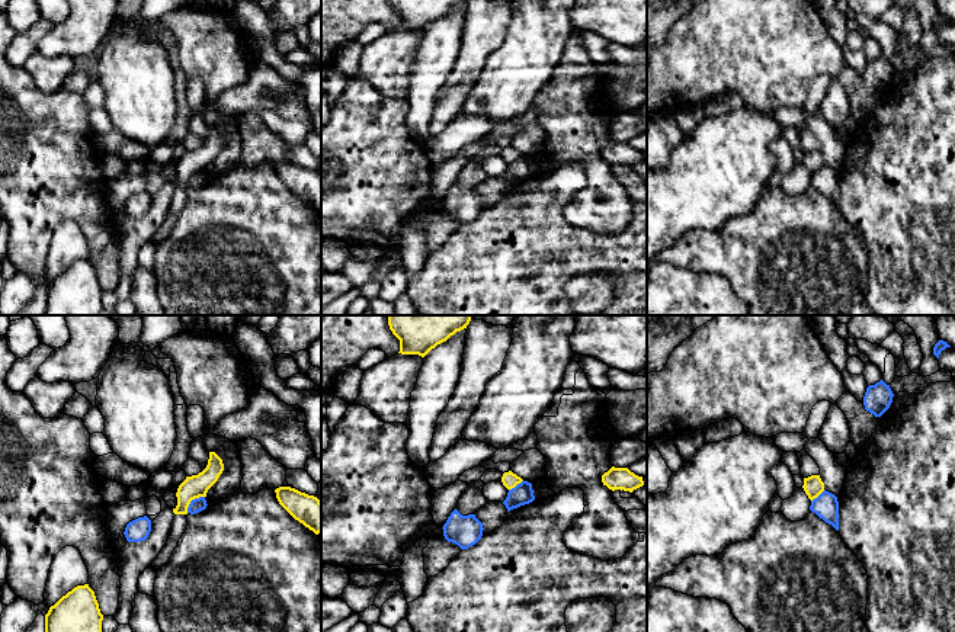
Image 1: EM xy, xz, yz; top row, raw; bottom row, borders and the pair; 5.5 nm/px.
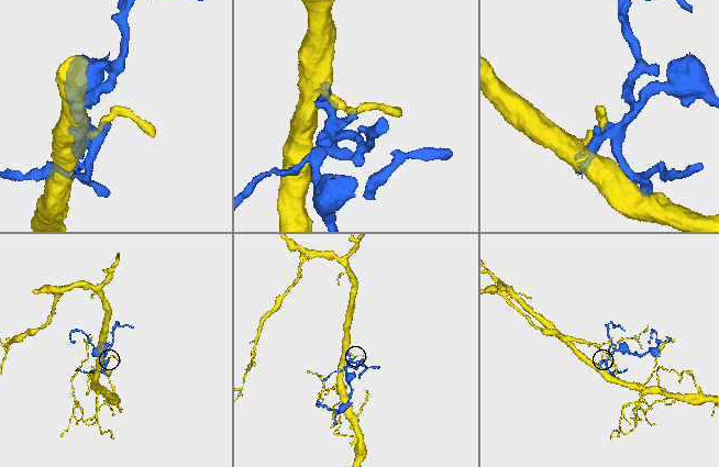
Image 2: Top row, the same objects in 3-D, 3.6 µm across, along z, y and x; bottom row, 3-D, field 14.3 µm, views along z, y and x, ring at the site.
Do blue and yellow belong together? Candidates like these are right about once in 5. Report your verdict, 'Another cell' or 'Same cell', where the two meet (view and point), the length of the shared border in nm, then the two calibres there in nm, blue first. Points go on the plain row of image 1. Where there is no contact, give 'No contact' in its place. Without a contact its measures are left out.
Another cell. Touches blue at xy (192, 175). Shared border 140 nm. Thickness 80 nm (blue) against 130 nm

